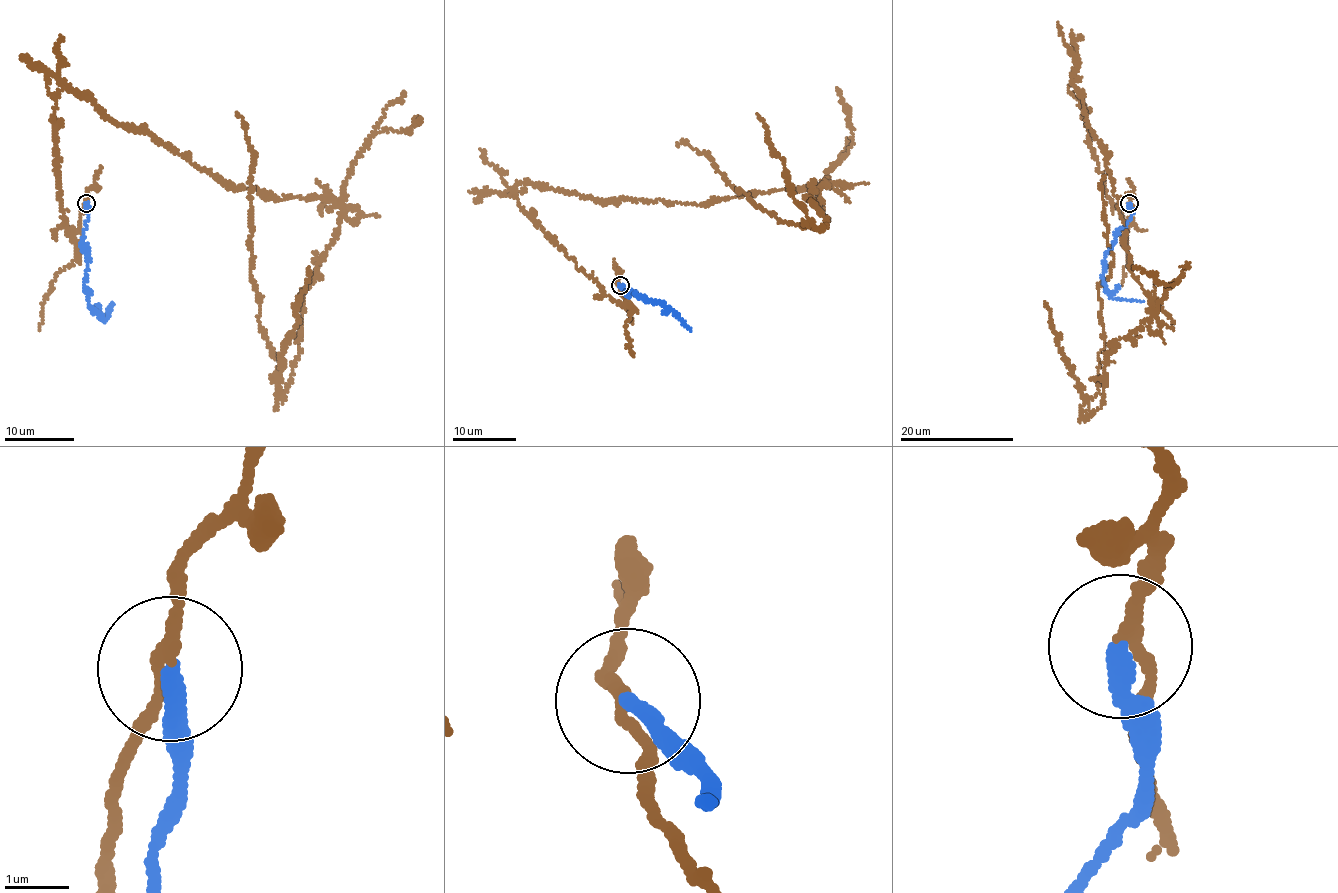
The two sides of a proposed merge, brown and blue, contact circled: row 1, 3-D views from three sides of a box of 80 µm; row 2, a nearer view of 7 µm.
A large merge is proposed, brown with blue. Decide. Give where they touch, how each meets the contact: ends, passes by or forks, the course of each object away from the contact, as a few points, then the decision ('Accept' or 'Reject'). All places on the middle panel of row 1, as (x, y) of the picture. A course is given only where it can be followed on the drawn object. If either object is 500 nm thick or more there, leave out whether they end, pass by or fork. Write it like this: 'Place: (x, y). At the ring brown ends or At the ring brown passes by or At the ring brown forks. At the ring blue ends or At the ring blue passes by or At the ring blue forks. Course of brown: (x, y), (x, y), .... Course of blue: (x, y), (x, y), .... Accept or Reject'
Place: (620, 285). At the ring brown passes by. At the ring blue ends. Course of brown: (619, 286), (629, 305), (513, 188), (701, 206), (825, 182), (808, 199), (827, 227), (781, 222), (676, 146). Course of blue: (619, 286), (627, 295), (631, 291), (649, 302), (664, 305), (691, 332). Reject

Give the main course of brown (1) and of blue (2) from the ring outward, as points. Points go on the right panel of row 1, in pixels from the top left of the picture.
1: (1129, 204), (1128, 232), (1068, 90), (1077, 69), (1152, 300), (1086, 416), (1114, 258), (1106, 174)
2: (1129, 204), (1131, 219), (1105, 253), (1103, 278), (1107, 292), (1114, 297), (1144, 302)

